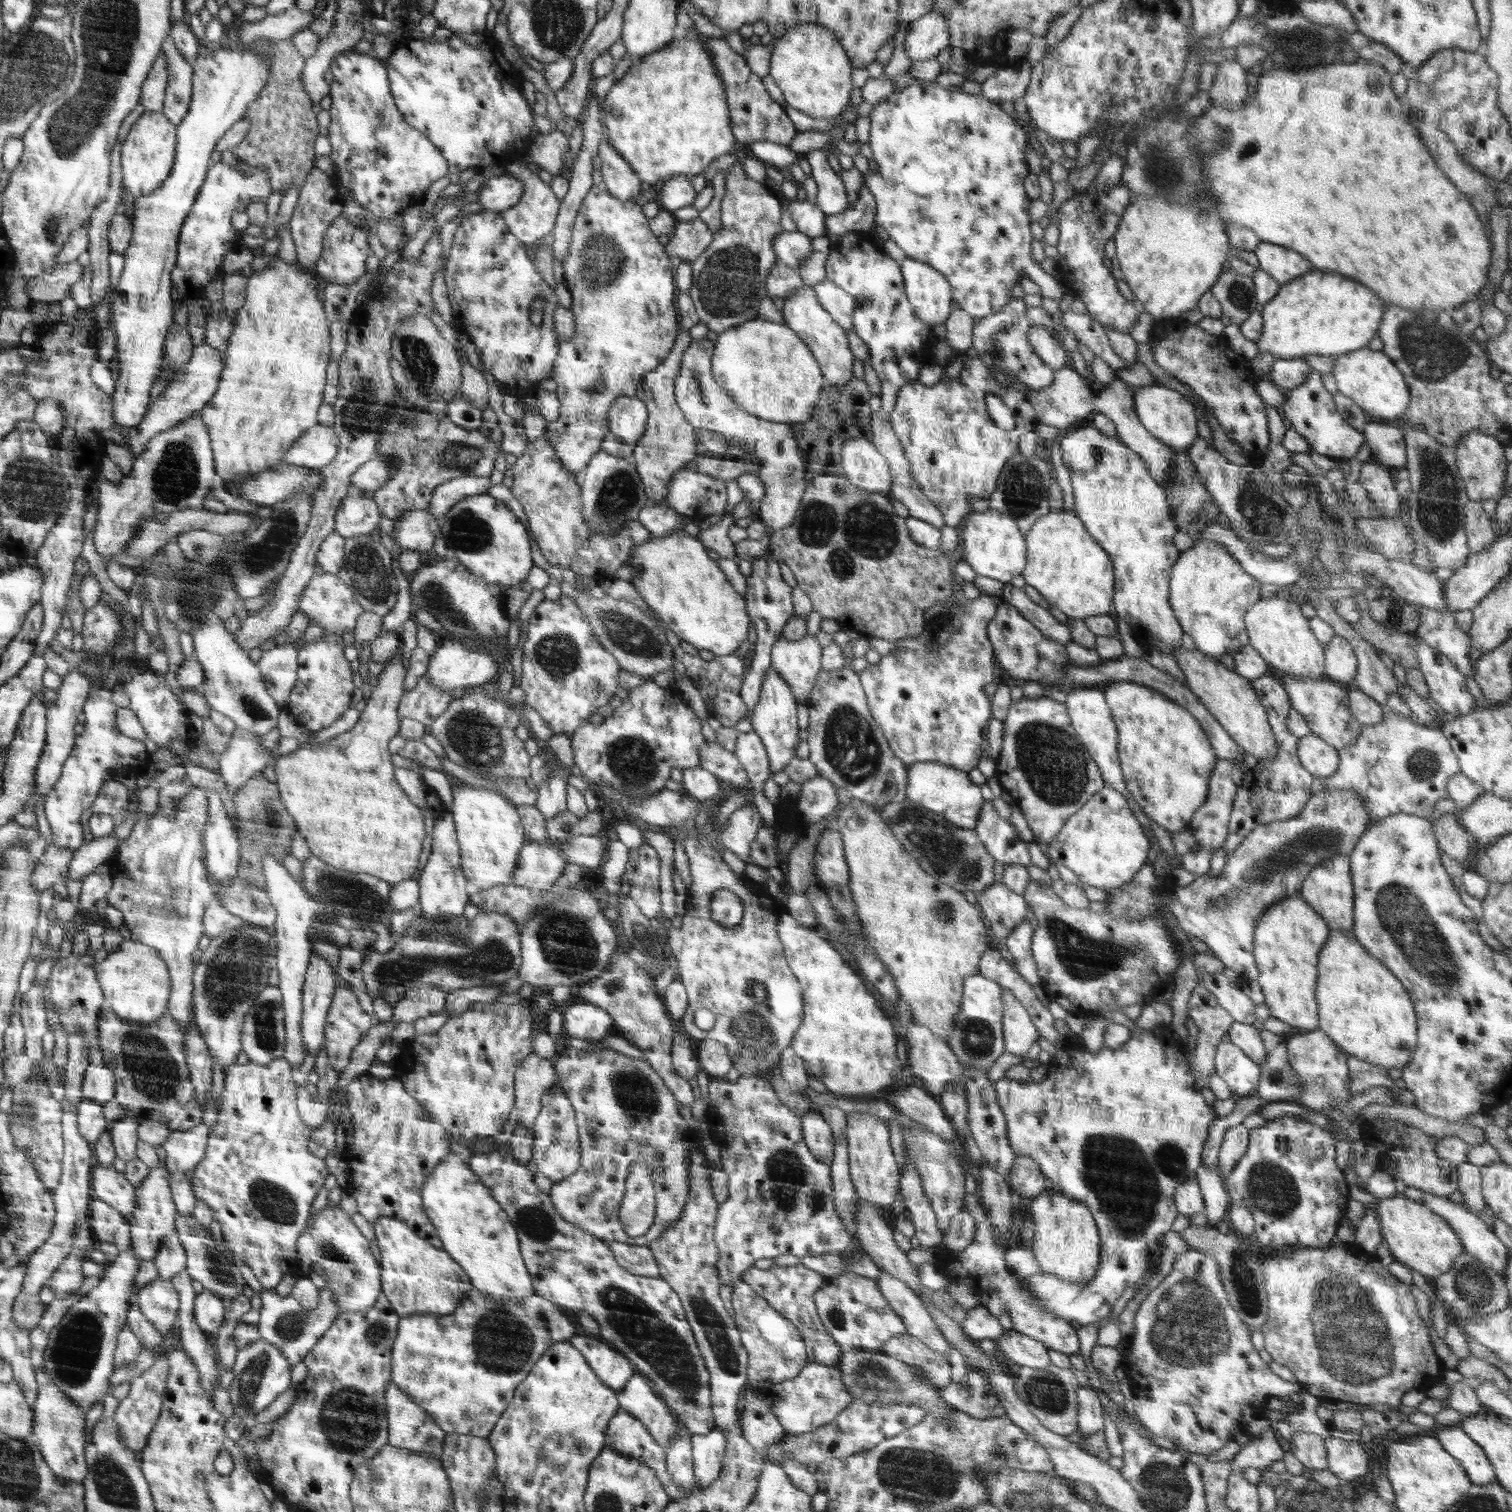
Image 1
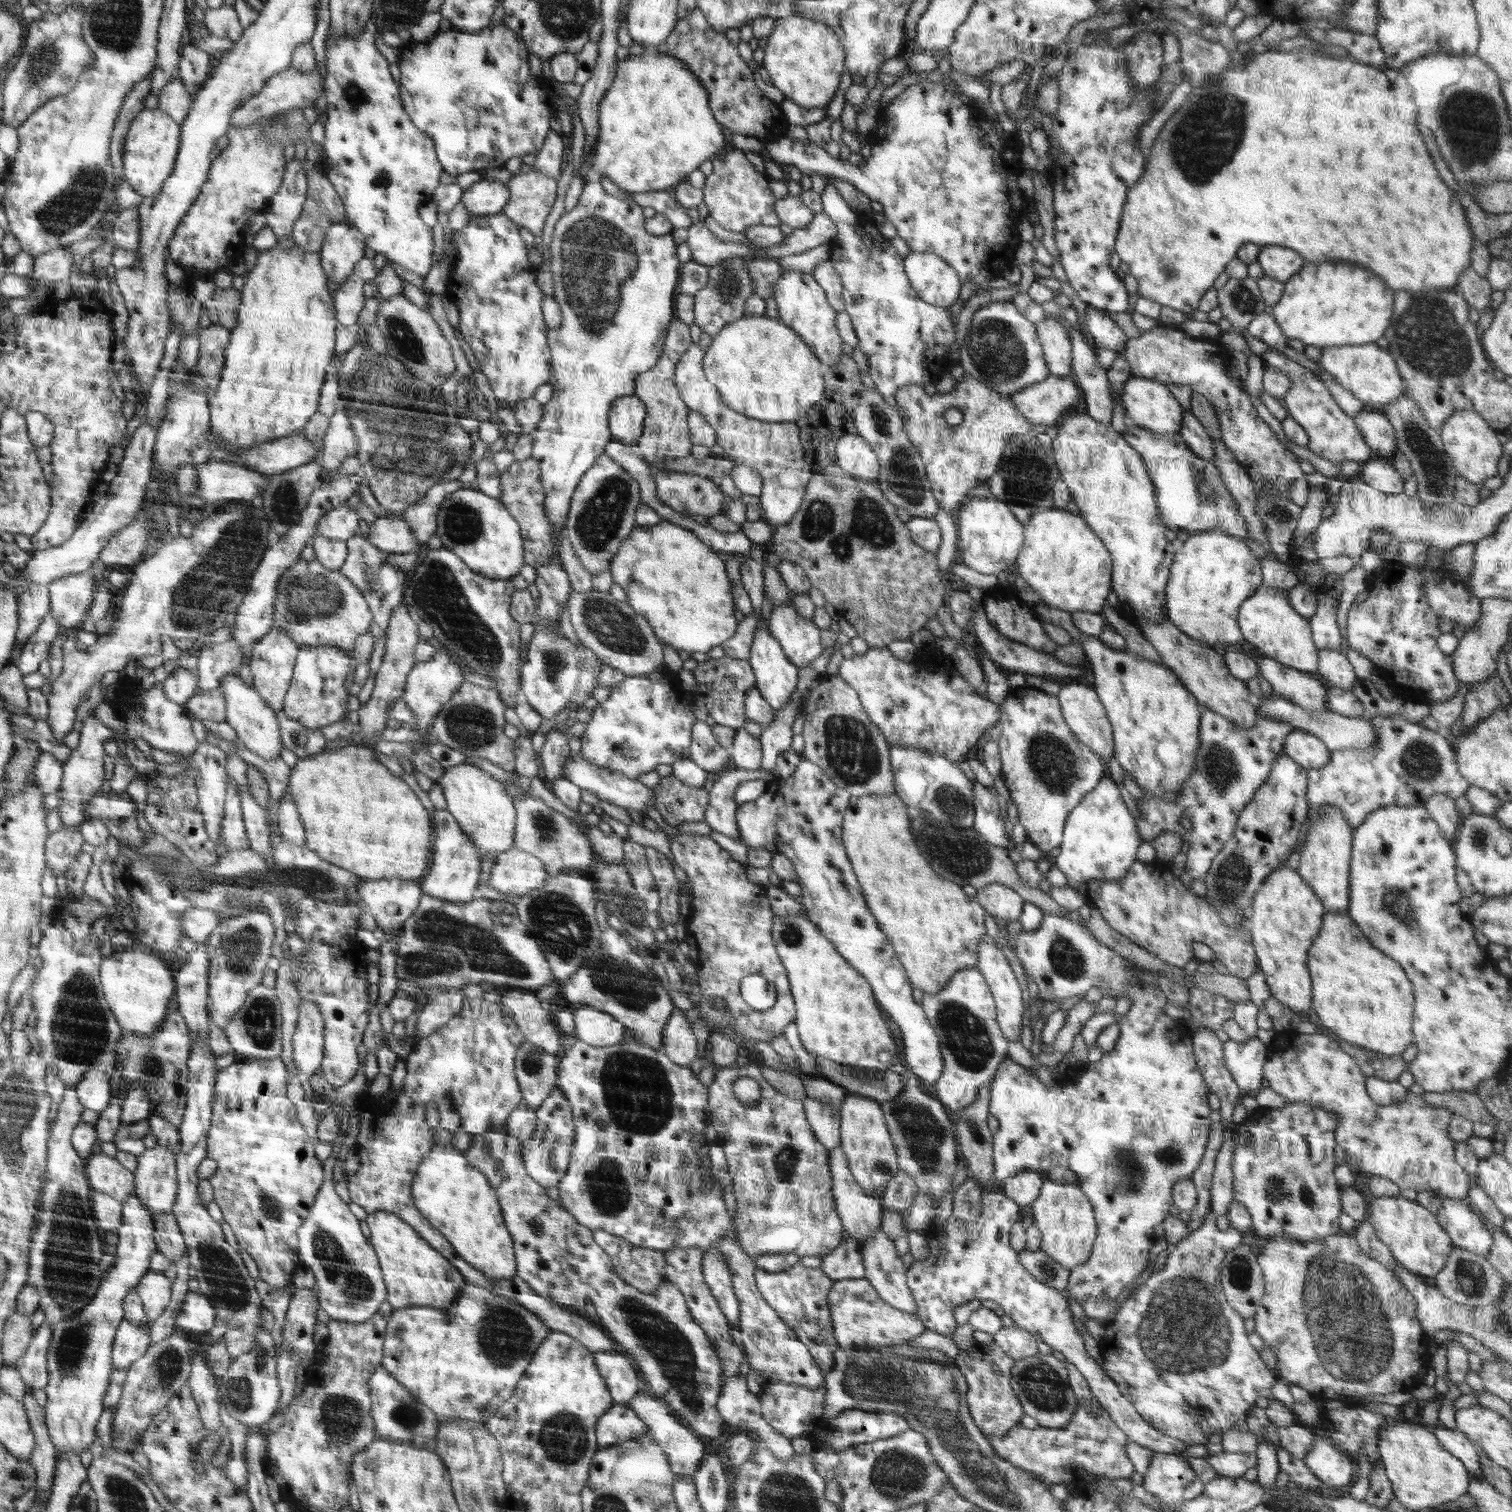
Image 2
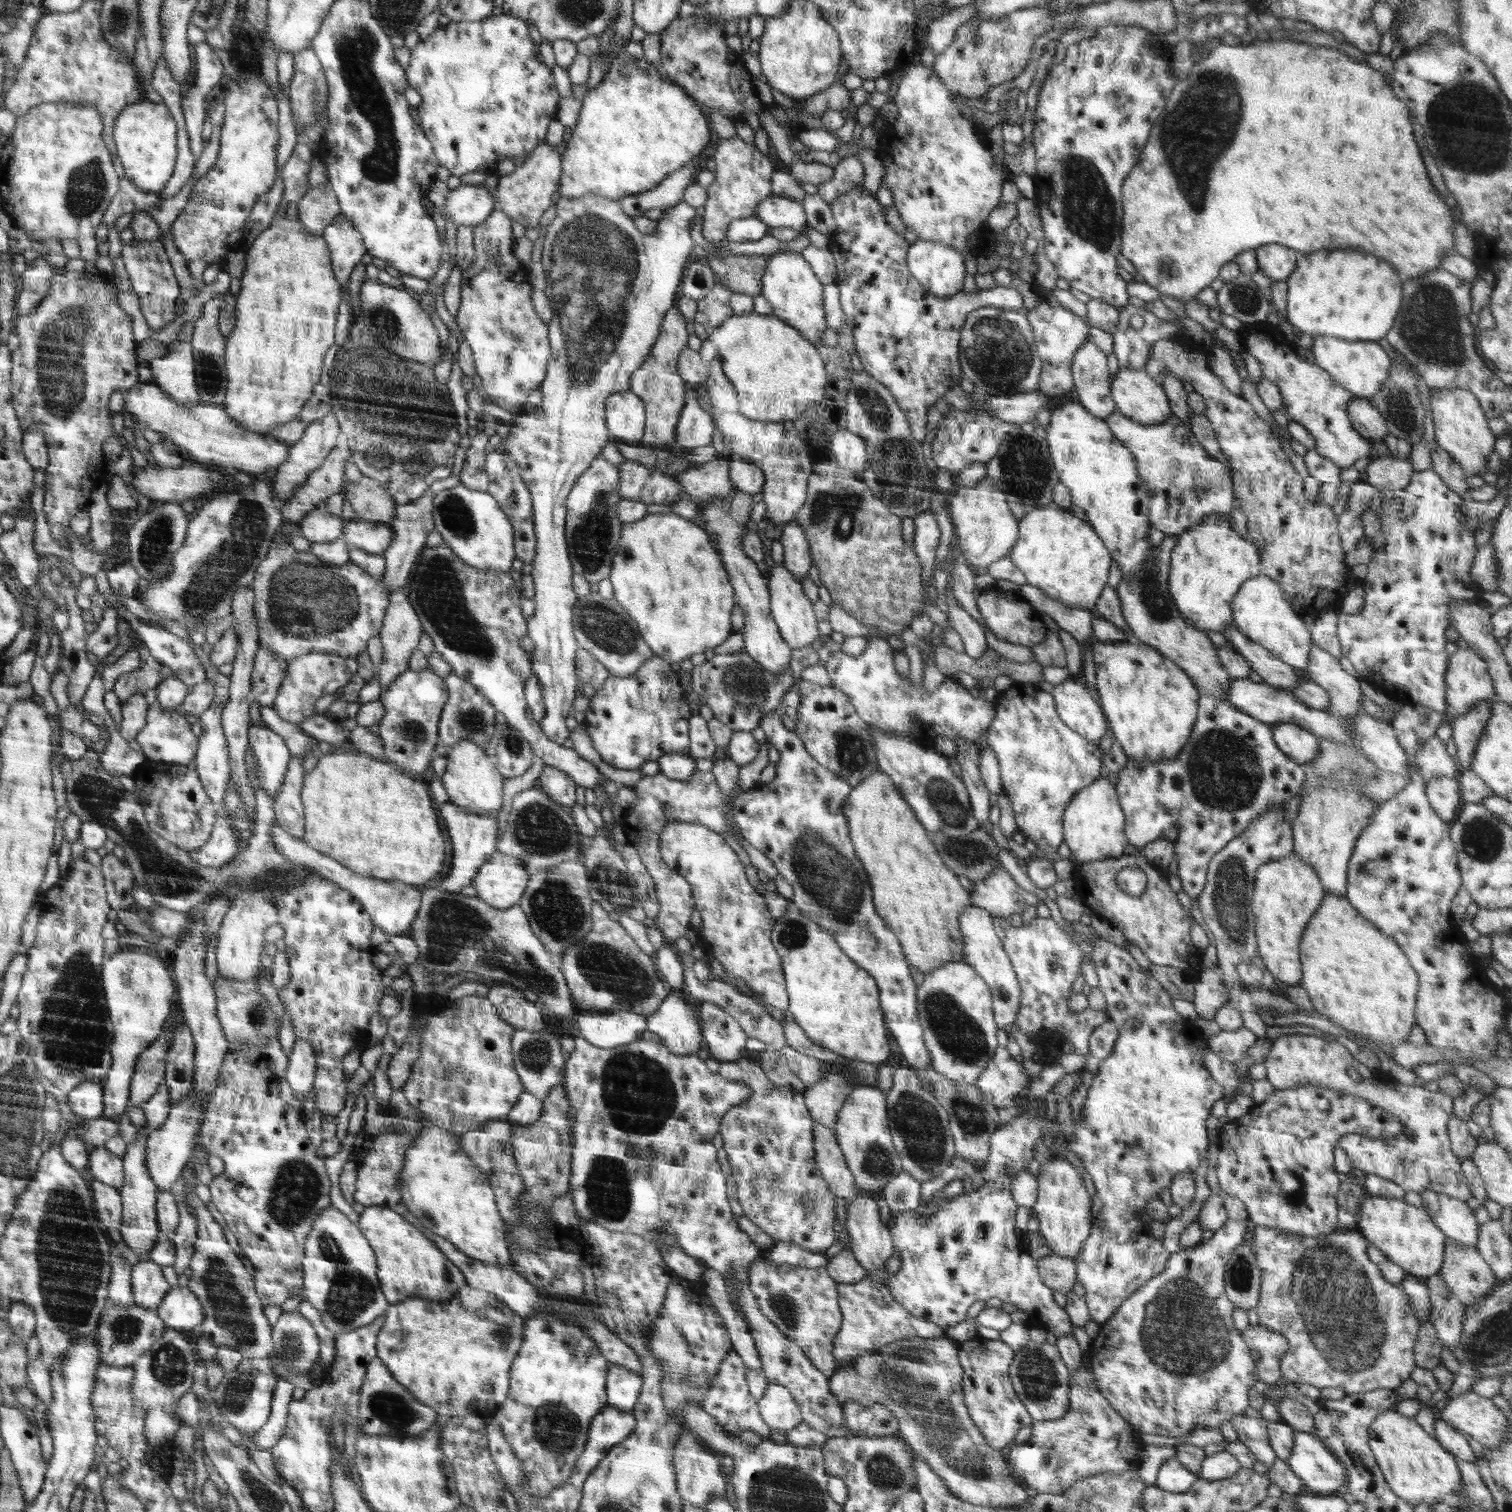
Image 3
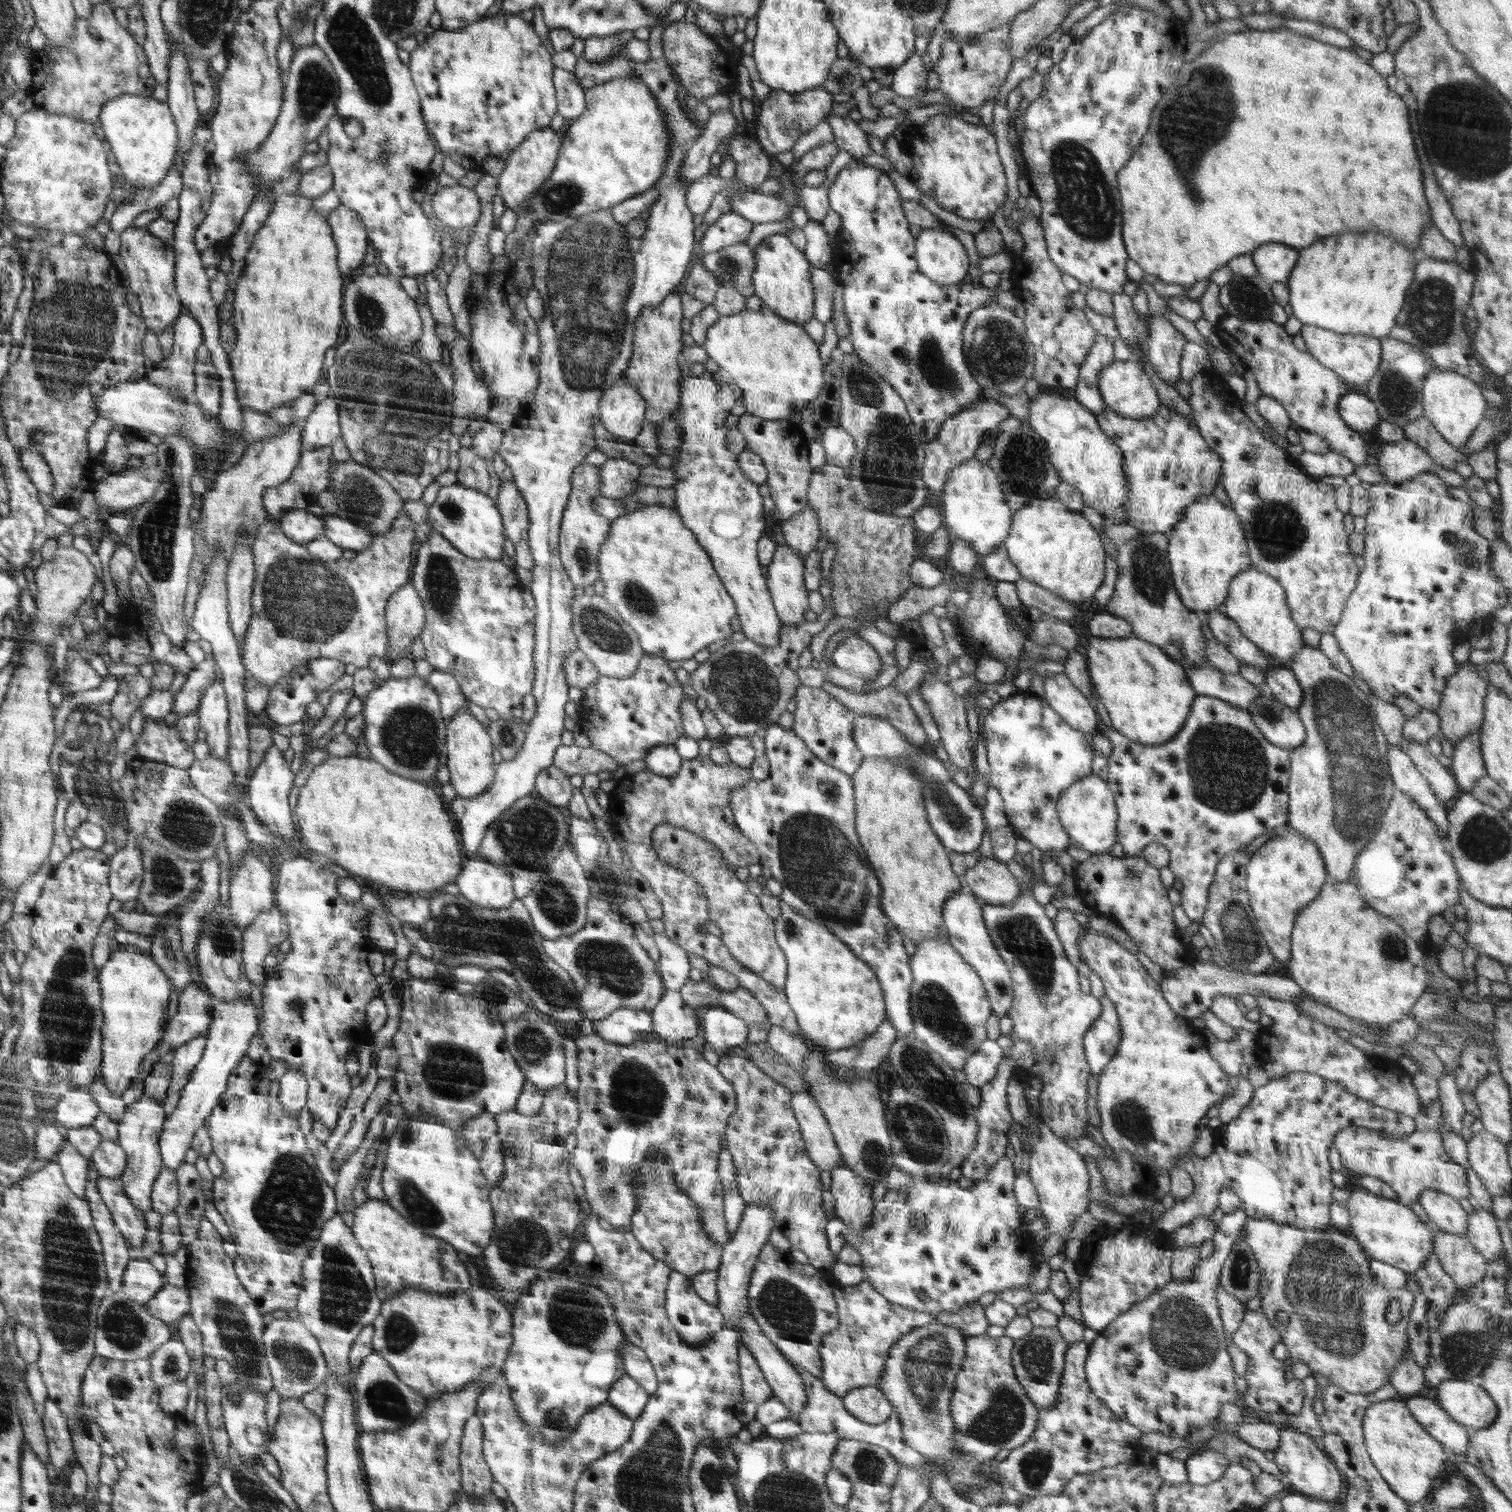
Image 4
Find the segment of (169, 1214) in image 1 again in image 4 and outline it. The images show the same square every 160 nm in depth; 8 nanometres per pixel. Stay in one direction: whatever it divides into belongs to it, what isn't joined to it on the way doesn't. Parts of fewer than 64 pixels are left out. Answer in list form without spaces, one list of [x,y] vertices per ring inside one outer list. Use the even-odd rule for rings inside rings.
[[[251,998],[236,999],[232,1003],[215,1002],[213,1016],[214,1020],[210,1023],[206,1036],[206,1050],[204,1050],[203,1058],[195,1066],[175,1112],[170,1114],[166,1120],[159,1140],[163,1166],[174,1172],[183,1164],[186,1150],[193,1144],[197,1130],[205,1125],[212,1110],[219,1105],[233,1070],[242,1062],[246,1048],[249,1048],[250,1038],[254,1036],[254,1032],[258,1032],[256,1031],[258,1028],[256,1008],[254,1008]]]

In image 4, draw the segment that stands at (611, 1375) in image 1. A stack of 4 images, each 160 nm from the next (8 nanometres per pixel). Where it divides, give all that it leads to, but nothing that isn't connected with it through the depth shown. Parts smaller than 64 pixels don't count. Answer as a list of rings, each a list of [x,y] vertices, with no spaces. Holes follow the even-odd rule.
[[[625,1374],[611,1386],[606,1402],[623,1411],[631,1419],[638,1418],[647,1406],[650,1394],[640,1383]]]

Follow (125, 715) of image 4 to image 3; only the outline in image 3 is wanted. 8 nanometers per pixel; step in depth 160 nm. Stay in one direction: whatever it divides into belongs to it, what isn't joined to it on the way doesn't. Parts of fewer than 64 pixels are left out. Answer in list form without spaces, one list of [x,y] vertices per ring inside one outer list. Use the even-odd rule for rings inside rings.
[[[143,651],[144,664],[132,672],[118,675],[112,690],[120,699],[121,706],[134,693],[140,691],[144,694],[150,688],[156,688],[162,681],[162,664],[149,652]]]

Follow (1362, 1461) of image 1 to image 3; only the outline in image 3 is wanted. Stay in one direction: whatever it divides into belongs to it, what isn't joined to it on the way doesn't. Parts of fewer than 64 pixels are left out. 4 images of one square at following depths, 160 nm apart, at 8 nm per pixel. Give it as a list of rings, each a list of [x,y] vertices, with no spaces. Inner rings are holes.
[[[1295,1431],[1294,1447],[1284,1462],[1308,1491],[1331,1495],[1342,1492],[1347,1483],[1342,1464],[1312,1433]]]

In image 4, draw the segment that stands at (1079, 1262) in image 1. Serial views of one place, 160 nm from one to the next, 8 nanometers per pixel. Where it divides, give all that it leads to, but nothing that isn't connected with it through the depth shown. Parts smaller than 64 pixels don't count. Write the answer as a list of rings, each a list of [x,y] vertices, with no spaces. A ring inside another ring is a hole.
[[[1039,1122],[1042,1136],[1032,1140],[1033,1151],[1030,1155],[1028,1173],[1039,1196],[1039,1209],[1046,1227],[1038,1231],[1046,1239],[1058,1234],[1069,1240],[1069,1232],[1073,1229],[1076,1219],[1086,1212],[1089,1205],[1089,1172],[1083,1156],[1057,1137],[1046,1123]]]

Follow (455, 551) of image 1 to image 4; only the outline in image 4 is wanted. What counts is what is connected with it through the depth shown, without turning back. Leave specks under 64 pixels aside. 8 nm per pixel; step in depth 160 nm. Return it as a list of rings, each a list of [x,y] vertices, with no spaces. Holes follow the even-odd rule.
[[[456,482],[440,488],[436,502],[428,508],[428,523],[468,558],[498,561],[504,546],[504,530],[497,505],[487,494]]]

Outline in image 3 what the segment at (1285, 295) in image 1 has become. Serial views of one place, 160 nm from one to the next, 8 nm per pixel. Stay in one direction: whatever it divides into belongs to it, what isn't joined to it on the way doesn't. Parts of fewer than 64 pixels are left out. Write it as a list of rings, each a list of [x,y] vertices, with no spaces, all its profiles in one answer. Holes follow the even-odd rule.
[[[1317,250],[1303,254],[1285,280],[1287,321],[1311,337],[1327,335],[1346,341],[1384,338],[1402,306],[1402,280],[1392,264],[1354,250]]]

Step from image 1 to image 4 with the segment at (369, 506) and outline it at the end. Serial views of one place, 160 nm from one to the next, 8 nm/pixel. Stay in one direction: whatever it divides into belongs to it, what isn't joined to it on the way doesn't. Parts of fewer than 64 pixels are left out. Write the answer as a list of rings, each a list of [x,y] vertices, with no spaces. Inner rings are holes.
[[[292,510],[282,513],[277,518],[280,530],[287,538],[296,543],[308,544],[312,540],[323,537],[324,524],[319,516],[308,510]]]

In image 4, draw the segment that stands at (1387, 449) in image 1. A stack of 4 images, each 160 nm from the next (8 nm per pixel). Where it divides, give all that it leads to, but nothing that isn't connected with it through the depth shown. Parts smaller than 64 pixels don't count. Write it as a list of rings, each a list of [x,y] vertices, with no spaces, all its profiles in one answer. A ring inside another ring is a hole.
[[[1362,392],[1343,394],[1338,403],[1338,412],[1342,420],[1359,433],[1374,430],[1379,426],[1379,413],[1370,397]]]

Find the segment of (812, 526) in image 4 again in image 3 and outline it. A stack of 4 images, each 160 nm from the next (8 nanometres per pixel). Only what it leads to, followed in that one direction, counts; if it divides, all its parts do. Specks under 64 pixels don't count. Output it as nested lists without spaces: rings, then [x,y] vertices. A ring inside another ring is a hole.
[[[796,522],[786,524],[783,530],[781,543],[784,547],[784,567],[796,580],[802,581],[812,564],[806,535]]]

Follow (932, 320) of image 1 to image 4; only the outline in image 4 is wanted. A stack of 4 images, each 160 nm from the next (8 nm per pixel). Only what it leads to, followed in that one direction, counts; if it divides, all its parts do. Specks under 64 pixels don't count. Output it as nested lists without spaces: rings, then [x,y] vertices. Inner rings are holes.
[[[926,228],[916,237],[915,259],[917,269],[940,286],[963,284],[970,264],[955,235],[935,228]]]

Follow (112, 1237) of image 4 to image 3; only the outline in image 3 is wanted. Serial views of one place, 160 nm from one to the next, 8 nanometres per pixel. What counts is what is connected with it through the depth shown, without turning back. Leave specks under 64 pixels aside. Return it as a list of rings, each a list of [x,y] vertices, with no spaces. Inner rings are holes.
[[[113,1241],[111,1261],[113,1262],[112,1278],[108,1290],[112,1304],[116,1306],[132,1306],[135,1304],[131,1283],[133,1265],[122,1259],[119,1241]]]

